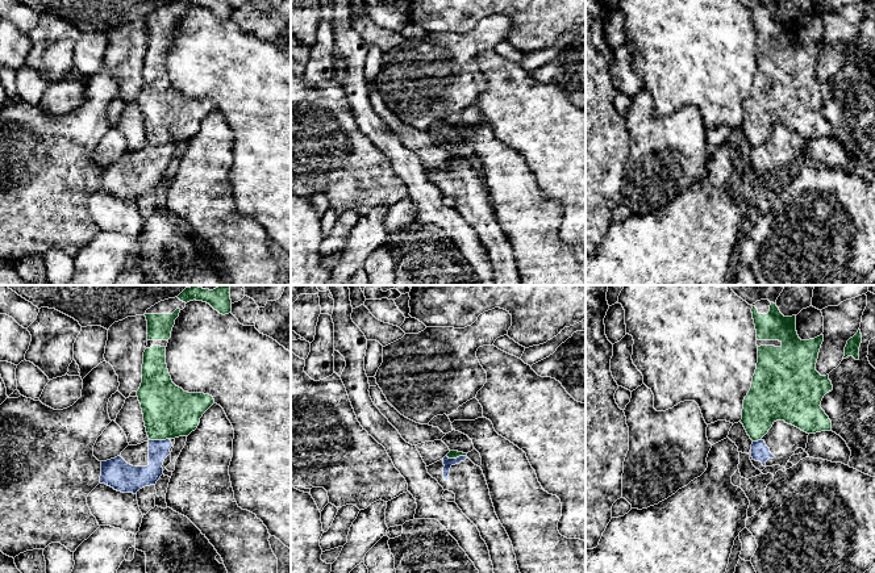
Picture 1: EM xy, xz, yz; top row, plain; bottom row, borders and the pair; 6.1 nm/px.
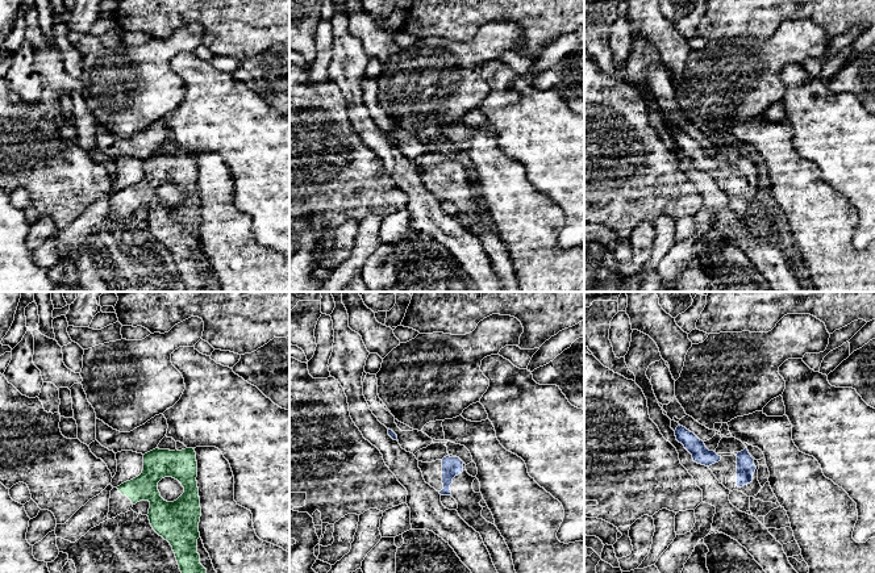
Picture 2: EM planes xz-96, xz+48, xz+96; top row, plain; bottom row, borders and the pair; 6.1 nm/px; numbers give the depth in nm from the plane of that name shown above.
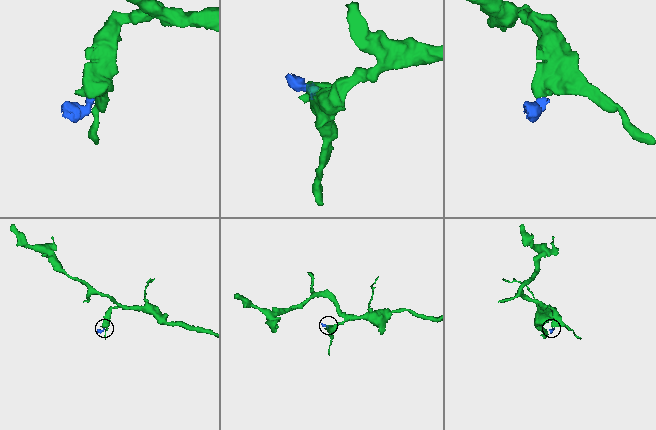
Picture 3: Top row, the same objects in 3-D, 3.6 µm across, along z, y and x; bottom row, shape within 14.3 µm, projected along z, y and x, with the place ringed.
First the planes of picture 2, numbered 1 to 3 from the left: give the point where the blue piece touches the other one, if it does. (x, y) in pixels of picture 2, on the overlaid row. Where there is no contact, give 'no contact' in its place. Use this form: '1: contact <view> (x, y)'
1: no contact
2: no contact
3: no contact

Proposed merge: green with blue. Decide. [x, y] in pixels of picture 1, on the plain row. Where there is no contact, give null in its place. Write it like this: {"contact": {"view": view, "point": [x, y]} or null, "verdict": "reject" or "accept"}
{"contact": {"view": "xz", "point": [455, 163]}, "verdict": "reject"}

